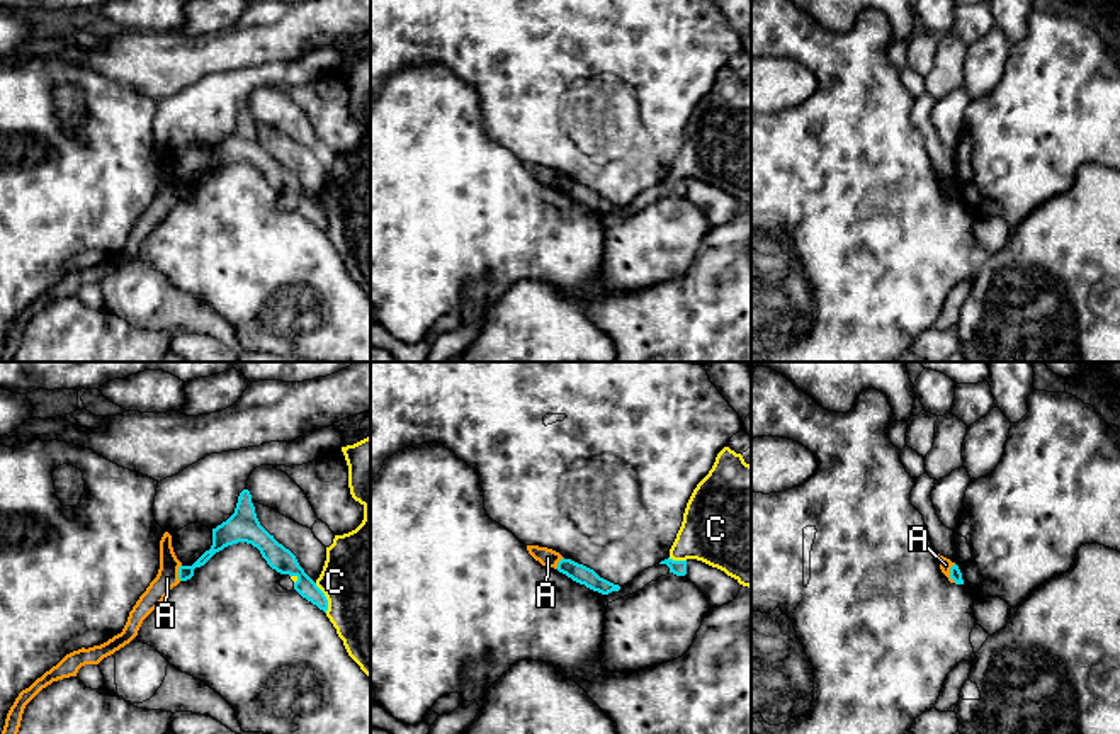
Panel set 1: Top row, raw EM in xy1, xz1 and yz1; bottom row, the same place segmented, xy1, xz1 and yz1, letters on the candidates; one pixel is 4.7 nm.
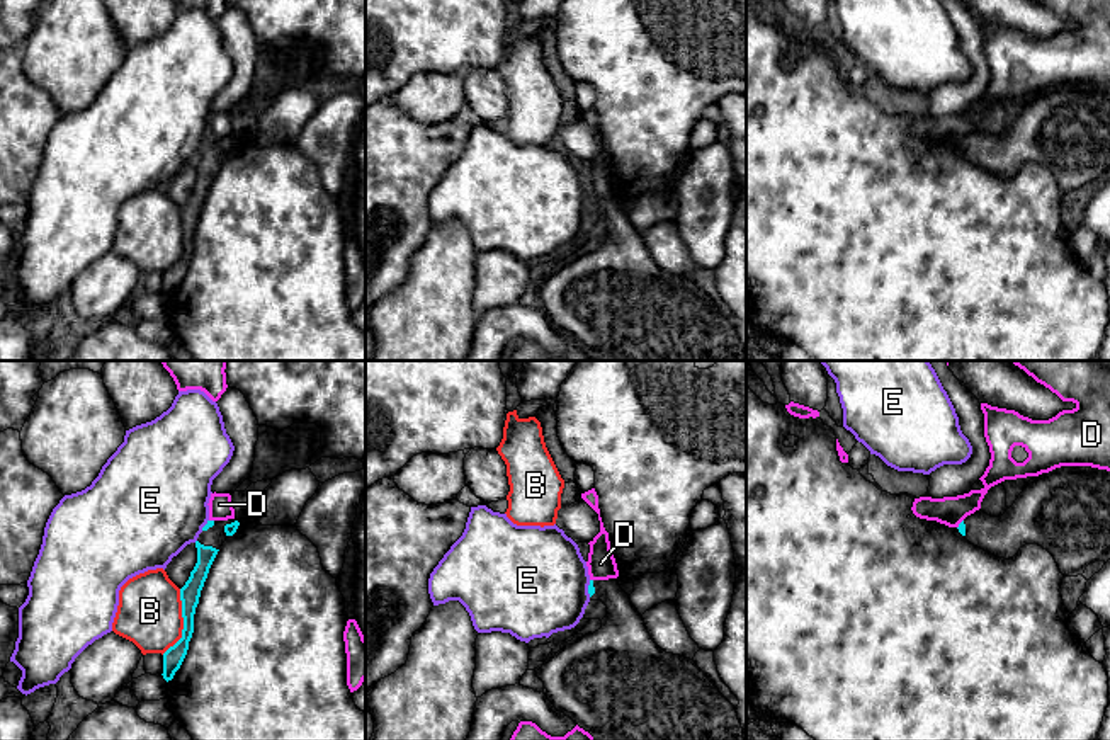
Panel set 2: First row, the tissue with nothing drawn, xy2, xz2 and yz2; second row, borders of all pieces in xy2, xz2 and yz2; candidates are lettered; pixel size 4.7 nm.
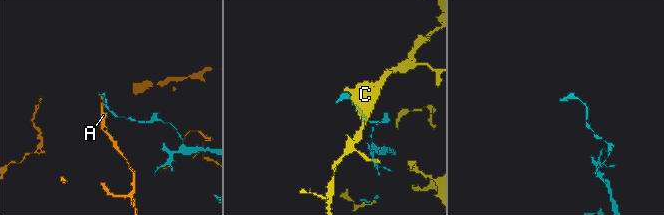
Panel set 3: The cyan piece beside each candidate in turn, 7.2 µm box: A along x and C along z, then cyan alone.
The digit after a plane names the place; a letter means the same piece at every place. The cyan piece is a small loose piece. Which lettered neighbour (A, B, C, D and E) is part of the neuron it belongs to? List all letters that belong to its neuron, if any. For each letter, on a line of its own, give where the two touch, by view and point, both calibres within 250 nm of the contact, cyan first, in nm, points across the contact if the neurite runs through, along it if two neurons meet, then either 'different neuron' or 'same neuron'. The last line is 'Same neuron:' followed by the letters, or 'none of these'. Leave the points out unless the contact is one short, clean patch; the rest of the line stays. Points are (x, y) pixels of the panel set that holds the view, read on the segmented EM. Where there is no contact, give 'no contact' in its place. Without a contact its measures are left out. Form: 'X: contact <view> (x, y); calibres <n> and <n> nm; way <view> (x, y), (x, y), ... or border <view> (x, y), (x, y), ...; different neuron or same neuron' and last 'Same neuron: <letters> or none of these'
A: contact yz1 (950, 573); calibres 60 and 60 nm; border yz1 (954, 563), (950, 576), (955, 581); different neuron
B: contact xy2 (184, 623); calibres 100 and 300 nm; different neuron
C: contact xy1 (325, 598); calibres 110 and 460 nm; different neuron
D: contact yz2 (959, 524); calibres 40 and 140 nm; border yz2 (962, 519), (957, 528); different neuron
E: contact xz2 (588, 589); calibres 30 and 500 nm; border xz2 (590, 580), (588, 596); different neuron
Same neuron: none of these

